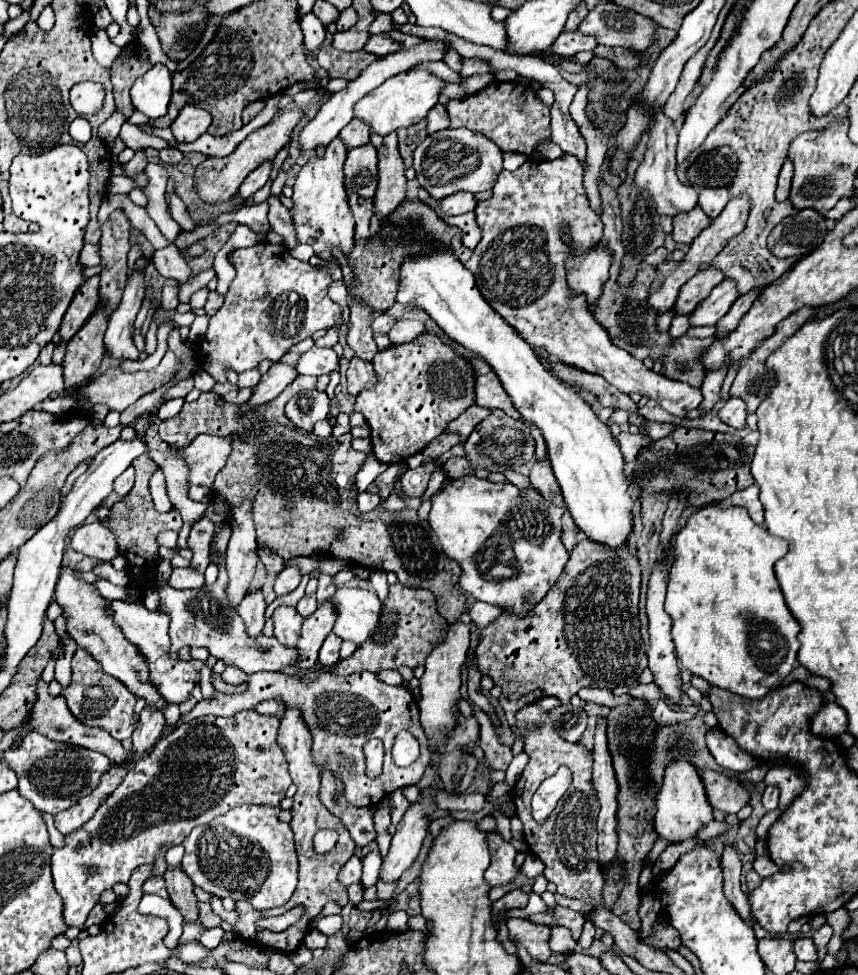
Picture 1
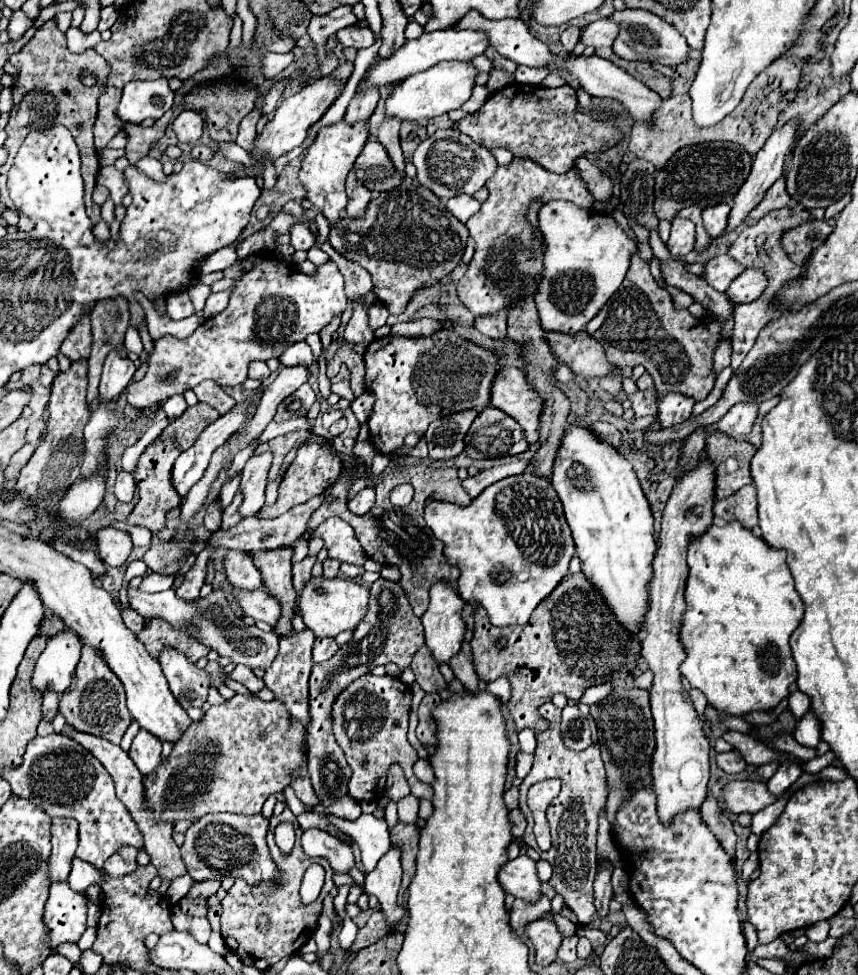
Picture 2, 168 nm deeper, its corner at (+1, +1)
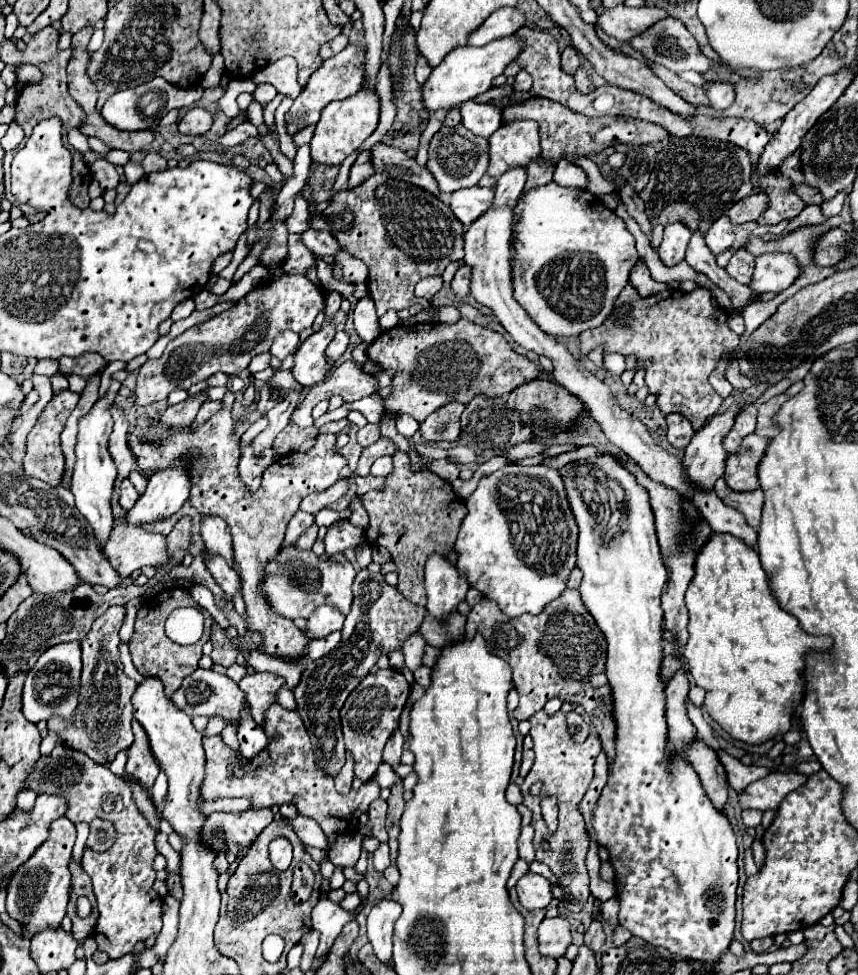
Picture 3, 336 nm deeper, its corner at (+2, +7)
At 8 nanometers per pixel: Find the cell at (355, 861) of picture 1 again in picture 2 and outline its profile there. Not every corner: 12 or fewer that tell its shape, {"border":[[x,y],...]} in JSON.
{"border":[[321,829],[303,831],[309,857],[325,857],[333,871],[355,865],[351,847]]}

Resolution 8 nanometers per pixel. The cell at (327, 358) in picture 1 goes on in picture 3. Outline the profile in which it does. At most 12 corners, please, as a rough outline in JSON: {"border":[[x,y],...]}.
{"border":[[284,331],[276,337],[270,353],[286,359],[300,345],[300,335]]}

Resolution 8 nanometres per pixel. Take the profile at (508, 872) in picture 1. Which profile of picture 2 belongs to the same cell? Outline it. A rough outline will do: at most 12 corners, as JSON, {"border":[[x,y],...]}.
{"border":[[527,855],[499,871],[499,883],[527,903],[541,897],[537,865]]}

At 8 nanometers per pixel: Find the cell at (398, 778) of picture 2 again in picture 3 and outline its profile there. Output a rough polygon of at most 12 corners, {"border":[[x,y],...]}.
{"border":[[396,731],[382,755],[390,767],[400,765],[402,735]]}

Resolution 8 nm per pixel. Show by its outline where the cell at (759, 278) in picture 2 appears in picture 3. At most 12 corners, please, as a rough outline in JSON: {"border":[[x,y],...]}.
{"border":[[764,253],[748,287],[780,293],[800,275],[788,253]]}

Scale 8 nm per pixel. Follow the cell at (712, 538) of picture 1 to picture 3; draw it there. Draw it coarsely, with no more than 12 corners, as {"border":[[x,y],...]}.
{"border":[[712,533],[686,591],[684,657],[724,731],[790,729],[800,629],[758,553]]}

